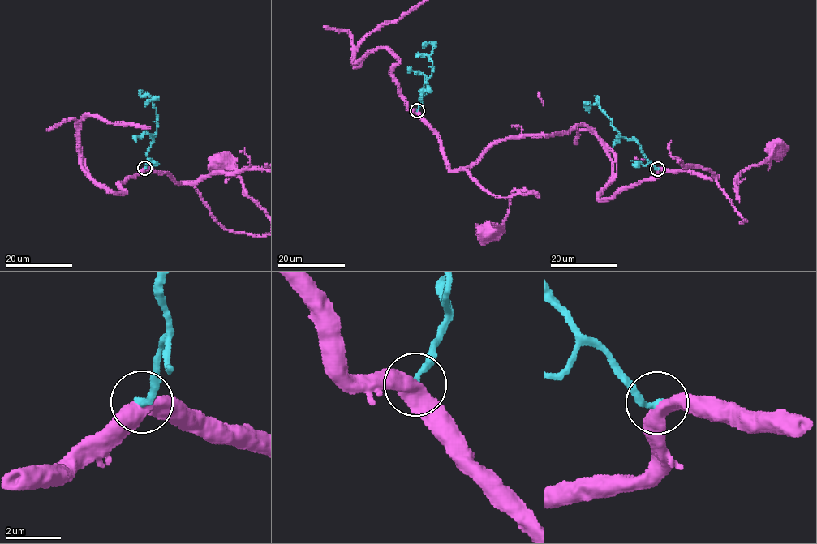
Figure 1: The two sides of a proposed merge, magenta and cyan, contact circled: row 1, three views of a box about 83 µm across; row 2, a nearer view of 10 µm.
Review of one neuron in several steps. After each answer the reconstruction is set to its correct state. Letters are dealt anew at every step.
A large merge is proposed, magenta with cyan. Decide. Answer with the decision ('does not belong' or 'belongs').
does not belong

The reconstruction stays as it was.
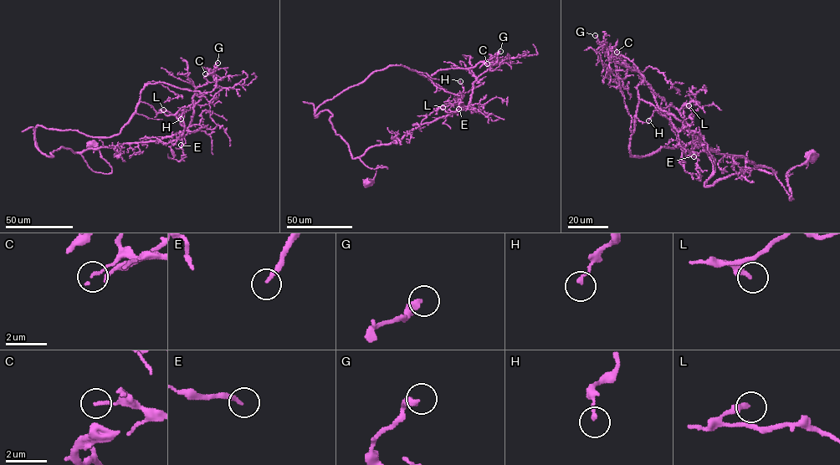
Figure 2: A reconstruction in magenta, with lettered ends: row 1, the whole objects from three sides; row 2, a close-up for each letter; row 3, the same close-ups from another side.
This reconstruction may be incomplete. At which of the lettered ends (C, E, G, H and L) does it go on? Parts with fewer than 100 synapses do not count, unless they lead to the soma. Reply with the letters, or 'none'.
none

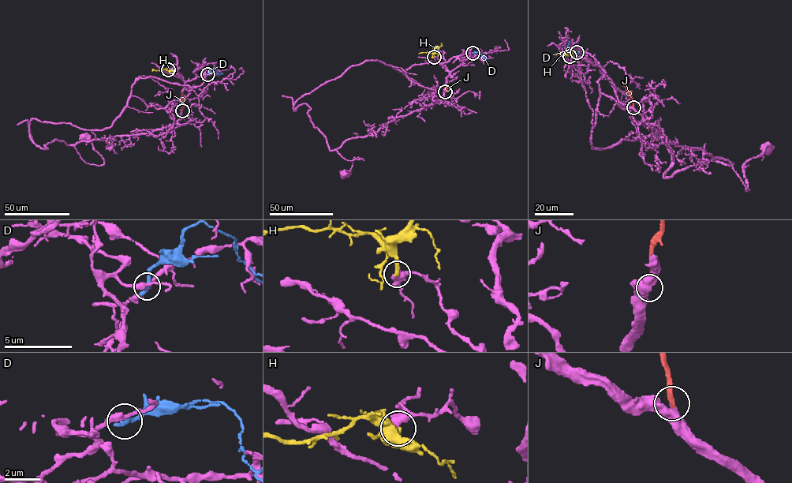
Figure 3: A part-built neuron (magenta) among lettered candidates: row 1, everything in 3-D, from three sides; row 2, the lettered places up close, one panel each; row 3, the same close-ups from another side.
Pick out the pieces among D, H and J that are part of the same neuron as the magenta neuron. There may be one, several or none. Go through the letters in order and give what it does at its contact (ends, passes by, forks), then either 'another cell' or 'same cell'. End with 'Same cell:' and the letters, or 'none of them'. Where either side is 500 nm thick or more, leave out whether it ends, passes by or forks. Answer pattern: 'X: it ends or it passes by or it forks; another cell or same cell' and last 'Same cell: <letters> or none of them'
D: it ends; another cell
H: it ends; another cell
J: it ends; same cell
Same cell: J

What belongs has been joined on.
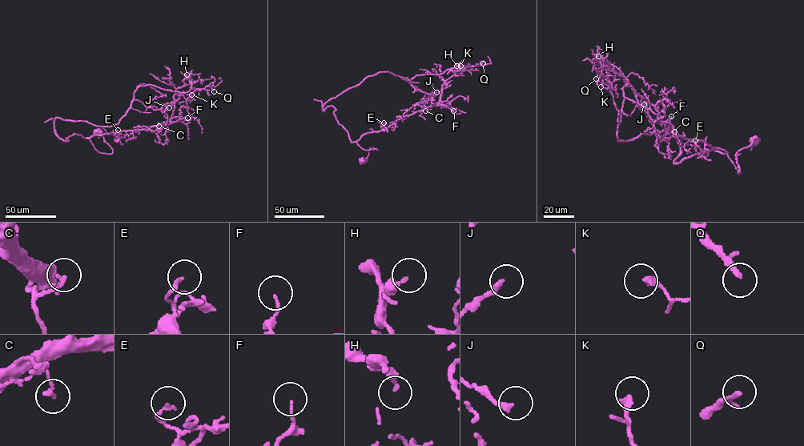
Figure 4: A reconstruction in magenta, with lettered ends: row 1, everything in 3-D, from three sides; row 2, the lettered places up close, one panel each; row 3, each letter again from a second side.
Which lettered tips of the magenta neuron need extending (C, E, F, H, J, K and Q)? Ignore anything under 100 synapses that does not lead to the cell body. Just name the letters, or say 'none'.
none

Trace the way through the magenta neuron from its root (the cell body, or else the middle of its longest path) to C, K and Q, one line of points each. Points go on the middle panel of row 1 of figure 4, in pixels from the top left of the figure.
C: (363, 161), (370, 148), (377, 150), (363, 150), (357, 144), (363, 135), (425, 110)
K: (363, 161), (377, 150), (355, 142), (432, 107), (452, 69), (460, 67), (450, 69), (460, 66)
Q: (363, 161), (377, 150), (357, 144), (363, 135), (436, 104), (460, 67), (451, 68), (483, 63)

